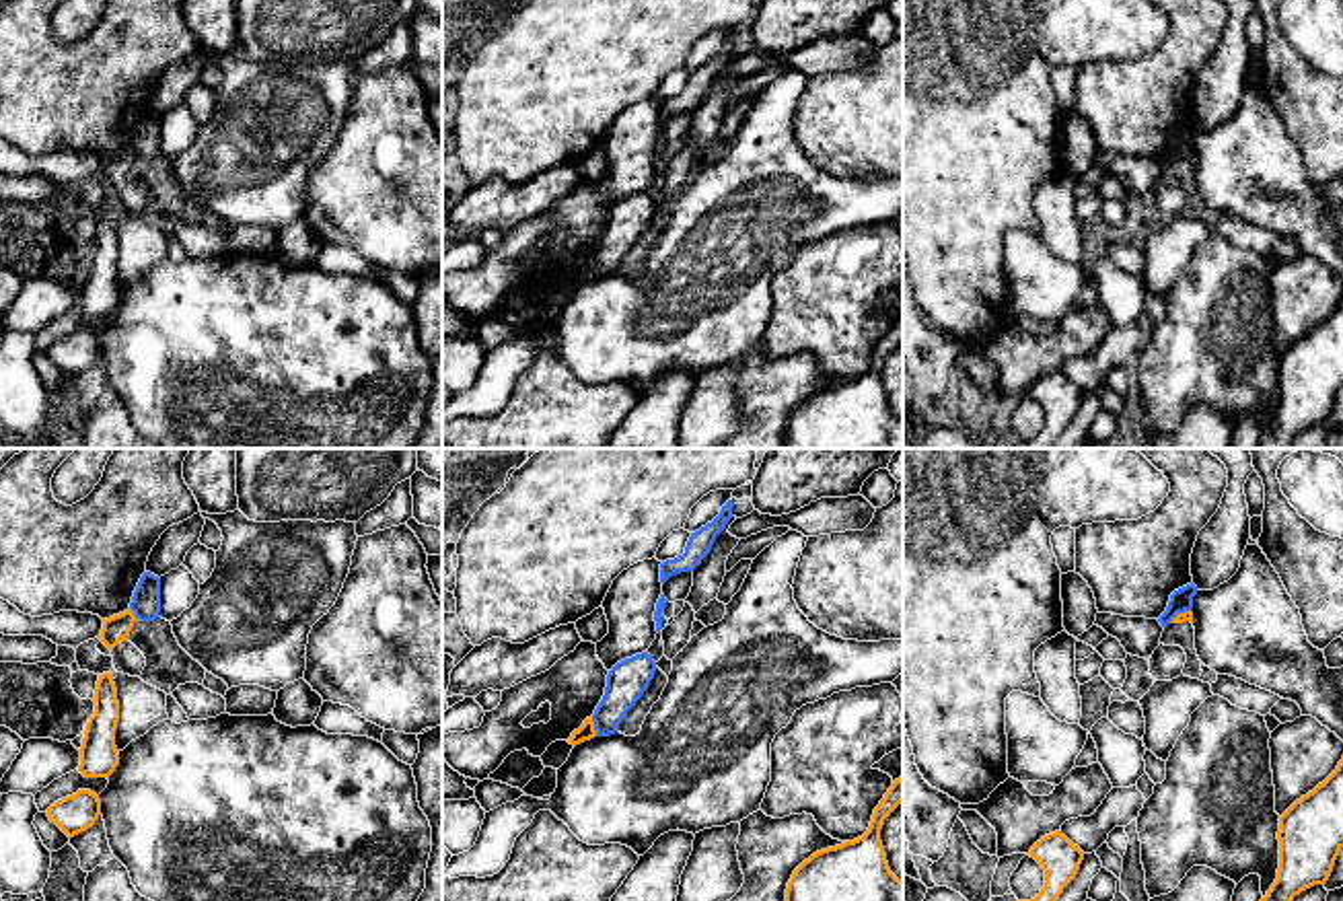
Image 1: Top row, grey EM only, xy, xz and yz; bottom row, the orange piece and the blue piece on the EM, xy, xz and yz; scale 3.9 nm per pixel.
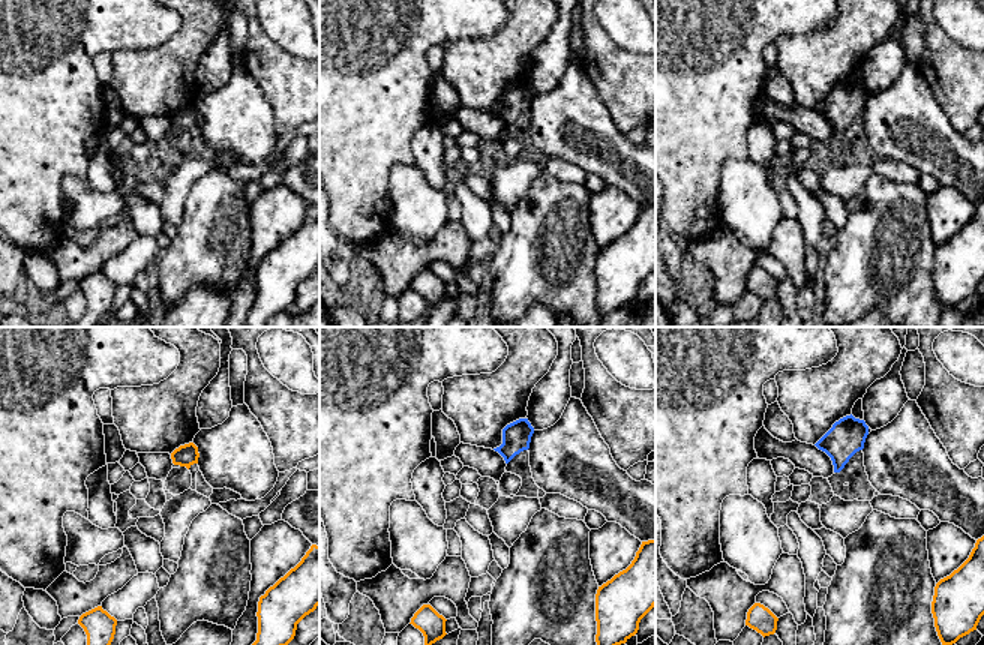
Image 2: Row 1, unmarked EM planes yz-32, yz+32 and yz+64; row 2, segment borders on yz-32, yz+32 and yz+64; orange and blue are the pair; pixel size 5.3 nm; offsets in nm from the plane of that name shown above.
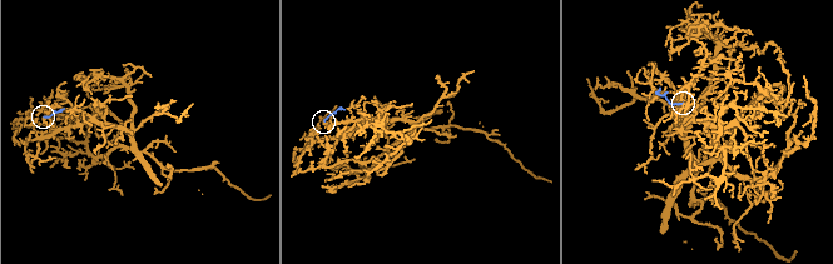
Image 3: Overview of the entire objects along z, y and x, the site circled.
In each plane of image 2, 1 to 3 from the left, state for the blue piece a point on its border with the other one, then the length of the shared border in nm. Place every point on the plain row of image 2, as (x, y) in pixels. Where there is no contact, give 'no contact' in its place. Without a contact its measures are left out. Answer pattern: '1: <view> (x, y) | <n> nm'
1: no contact
2: no contact
3: no contact

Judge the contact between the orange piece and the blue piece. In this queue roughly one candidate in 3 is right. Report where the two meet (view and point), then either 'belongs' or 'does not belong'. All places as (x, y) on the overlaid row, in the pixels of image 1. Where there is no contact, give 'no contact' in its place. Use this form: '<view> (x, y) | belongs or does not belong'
xz (593, 727) | does not belong

